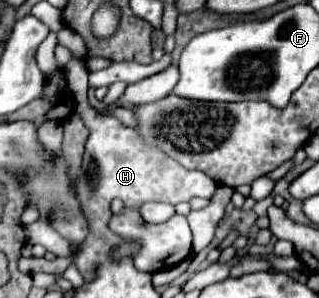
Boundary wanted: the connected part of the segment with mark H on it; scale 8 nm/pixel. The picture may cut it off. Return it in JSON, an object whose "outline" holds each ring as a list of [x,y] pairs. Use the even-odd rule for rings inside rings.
{"outline":[[[72,58],[64,72],[76,100],[74,112],[90,130],[82,168],[76,182],[76,198],[80,200],[80,208],[84,210],[88,222],[88,236],[80,244],[74,256],[74,264],[78,272],[84,276],[84,280],[92,282],[92,278],[96,278],[96,270],[102,258],[134,258],[140,250],[138,242],[128,242],[108,228],[108,222],[112,218],[110,204],[114,198],[122,198],[126,208],[140,208],[146,202],[168,202],[176,206],[178,202],[188,202],[194,196],[212,198],[218,184],[204,172],[188,170],[180,166],[176,160],[168,158],[168,154],[162,154],[162,150],[156,150],[156,146],[148,146],[140,138],[140,134],[136,134],[136,130],[124,126],[118,118],[100,116],[98,110],[94,110],[88,102],[88,68],[82,60]]]}

